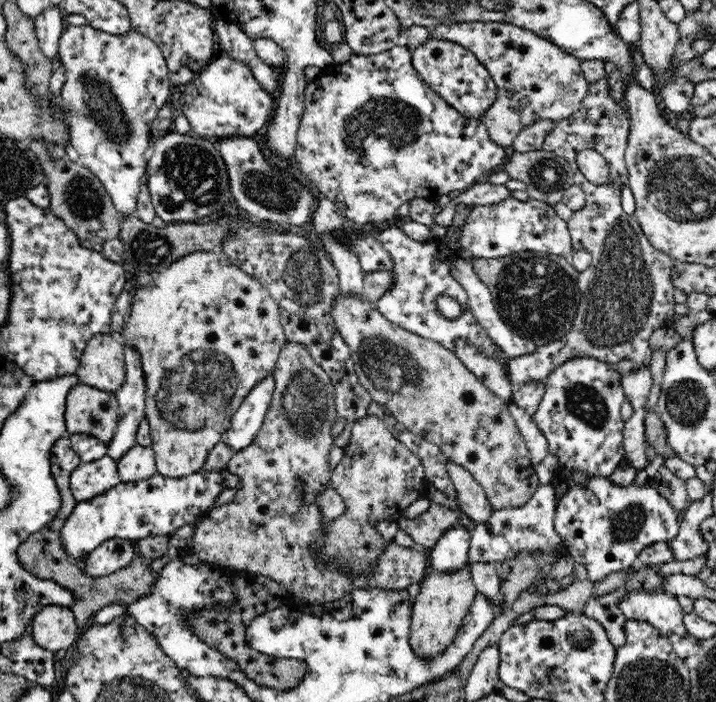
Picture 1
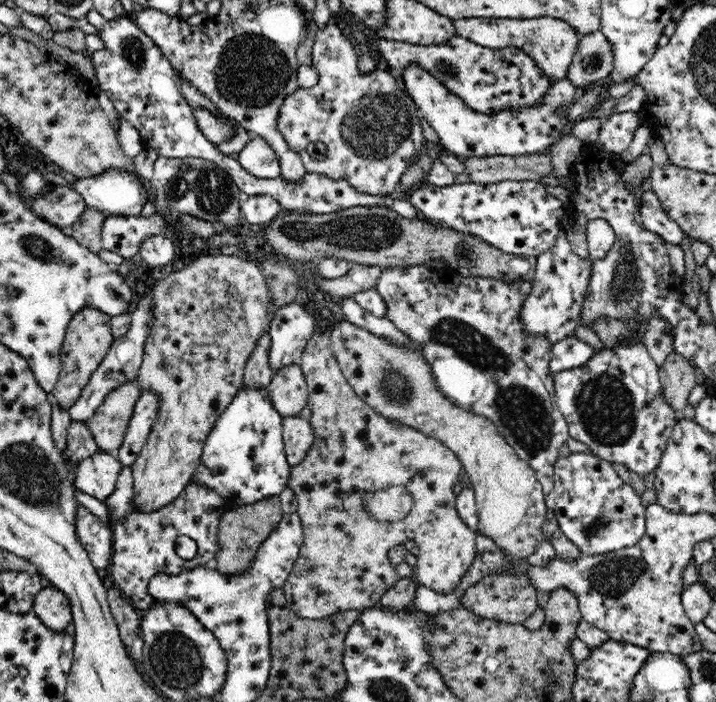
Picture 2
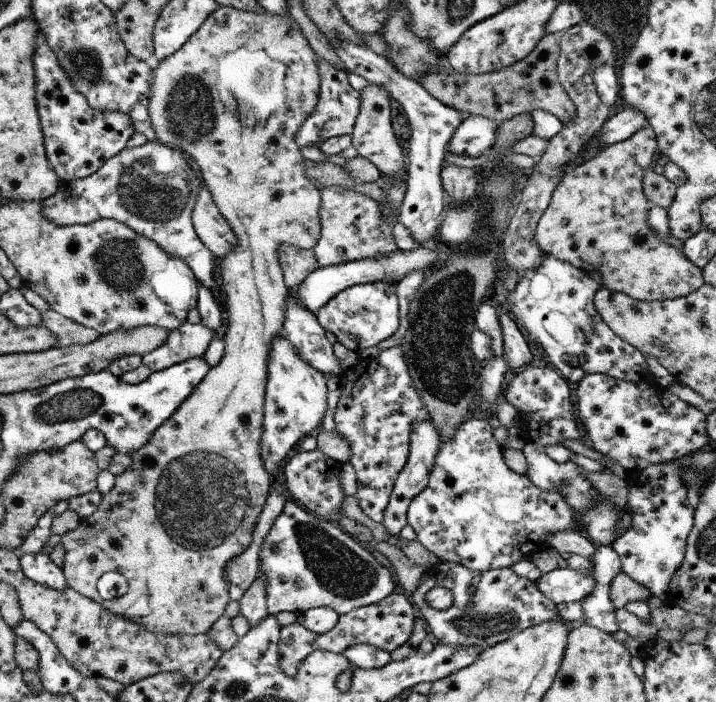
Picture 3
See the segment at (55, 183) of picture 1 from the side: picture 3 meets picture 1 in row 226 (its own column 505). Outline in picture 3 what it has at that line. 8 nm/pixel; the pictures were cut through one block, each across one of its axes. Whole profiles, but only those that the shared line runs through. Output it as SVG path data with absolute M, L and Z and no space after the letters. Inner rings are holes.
M561 33L547 34L536 45L536 48L526 56L525 59L519 60L516 64L508 68L486 73L483 75L463 75L462 73L445 74L441 72L432 71L430 74L426 73L419 83L440 102L446 106L455 108L463 114L463 118L472 115L480 115L492 119L497 124L510 120L513 116L530 112L534 109L542 109L556 116L565 125L576 116L575 104L568 96L568 93L563 89L559 83L557 75L557 60L559 57L559 40Z

